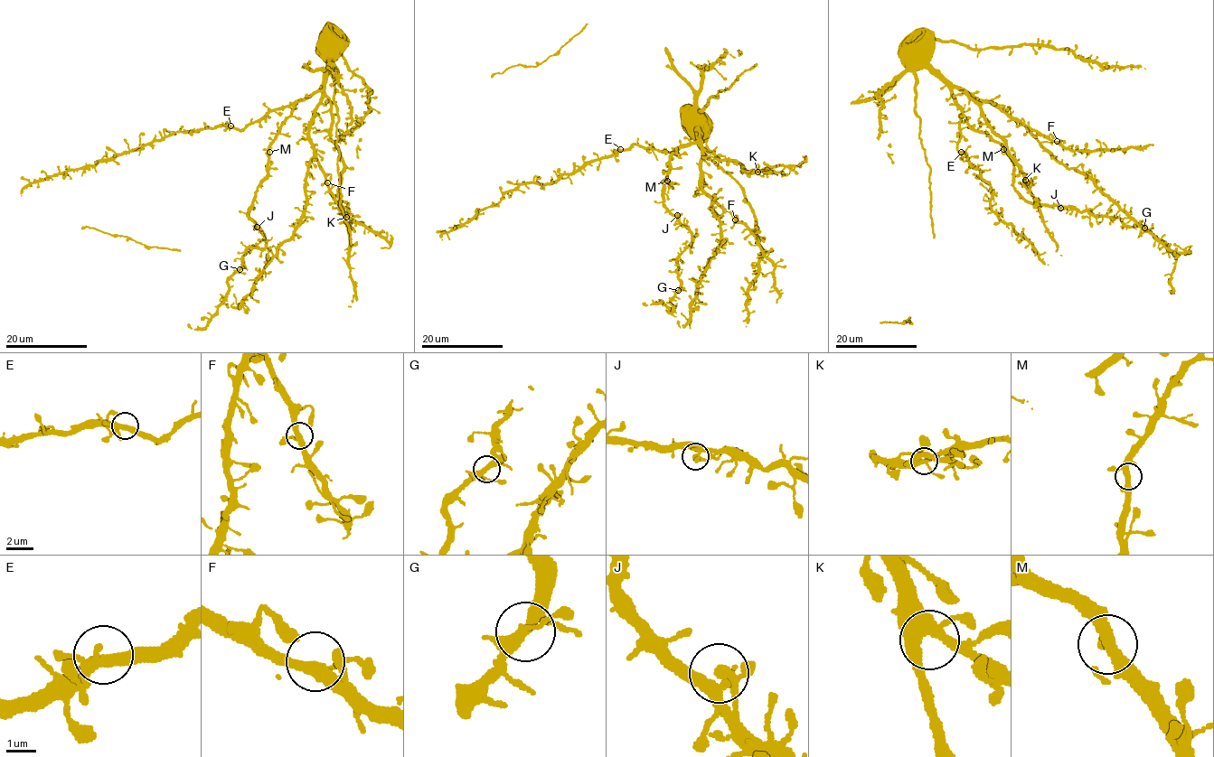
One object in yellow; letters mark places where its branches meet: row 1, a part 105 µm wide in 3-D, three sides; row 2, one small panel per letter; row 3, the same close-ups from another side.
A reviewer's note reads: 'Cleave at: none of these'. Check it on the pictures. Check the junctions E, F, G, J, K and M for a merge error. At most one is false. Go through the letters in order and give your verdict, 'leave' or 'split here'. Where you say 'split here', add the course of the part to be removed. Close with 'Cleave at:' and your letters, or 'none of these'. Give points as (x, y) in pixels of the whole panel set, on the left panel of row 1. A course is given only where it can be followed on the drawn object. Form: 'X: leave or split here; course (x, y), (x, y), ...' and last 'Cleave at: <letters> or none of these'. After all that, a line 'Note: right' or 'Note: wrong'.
E: leave
F: leave
G: leave
J: leave
K: leave
M: leave
Cleave at: none of these
Note: right

